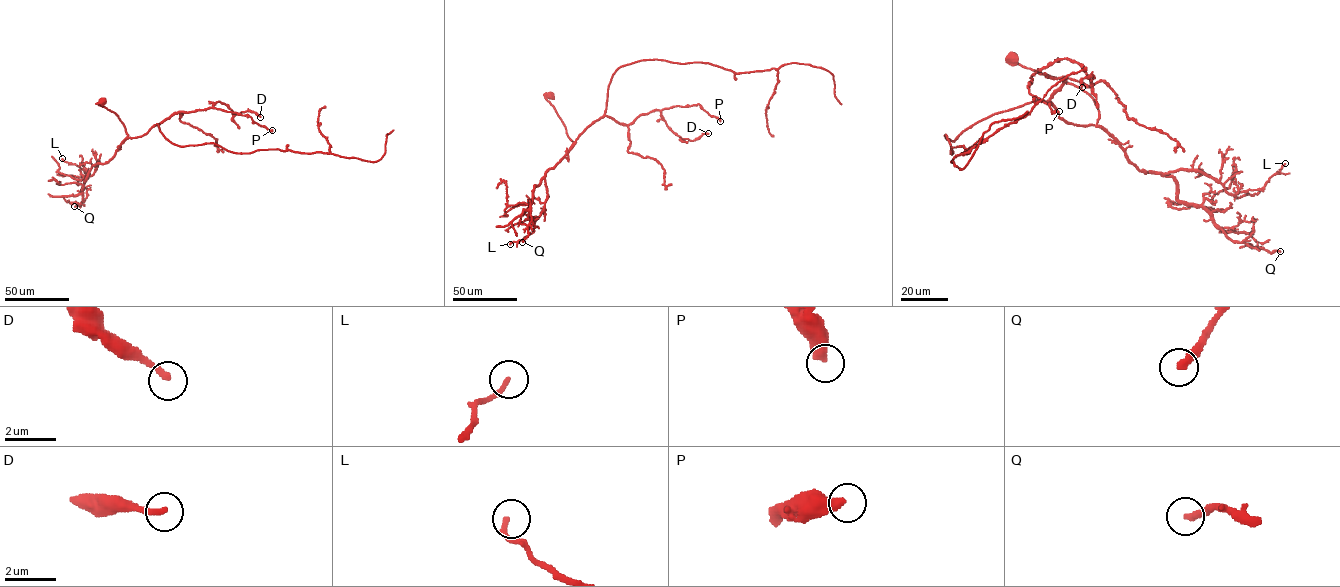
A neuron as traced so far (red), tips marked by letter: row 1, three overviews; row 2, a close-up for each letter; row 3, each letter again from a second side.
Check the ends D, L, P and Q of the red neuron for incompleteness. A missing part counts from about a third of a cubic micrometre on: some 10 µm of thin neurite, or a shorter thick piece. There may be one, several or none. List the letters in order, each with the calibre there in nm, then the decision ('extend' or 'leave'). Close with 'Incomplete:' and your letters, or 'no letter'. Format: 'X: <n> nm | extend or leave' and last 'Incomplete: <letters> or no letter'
D: 240 nm | extend
L: 180 nm | leave
P: 440 nm | leave
Q: 300 nm | leave
Incomplete: D

